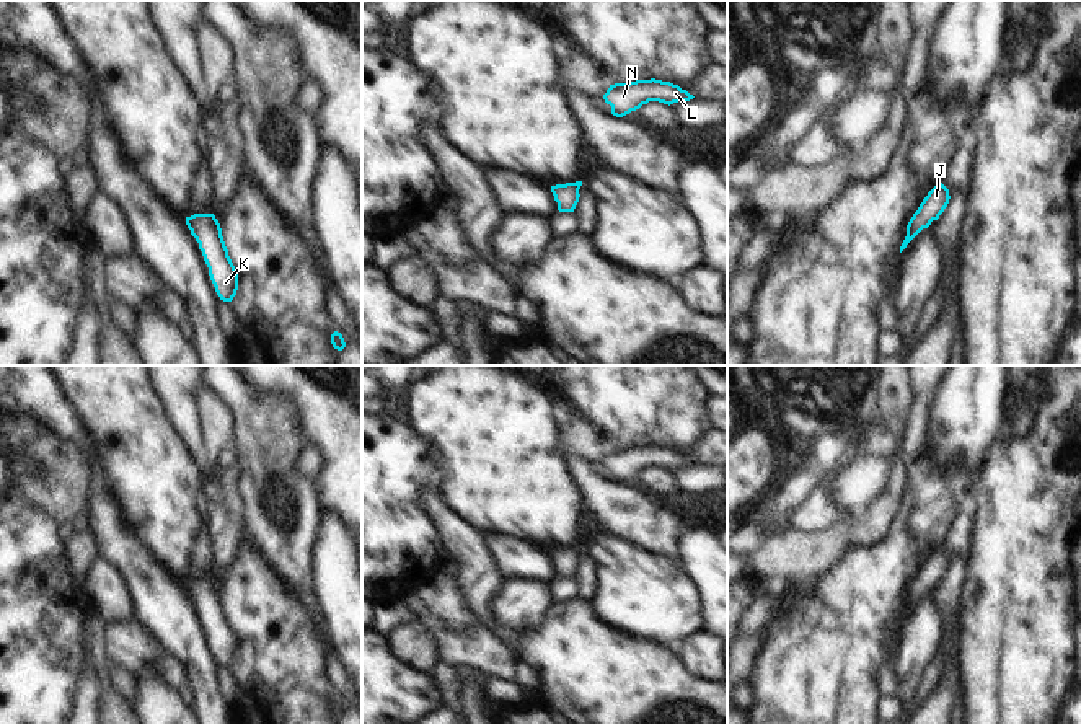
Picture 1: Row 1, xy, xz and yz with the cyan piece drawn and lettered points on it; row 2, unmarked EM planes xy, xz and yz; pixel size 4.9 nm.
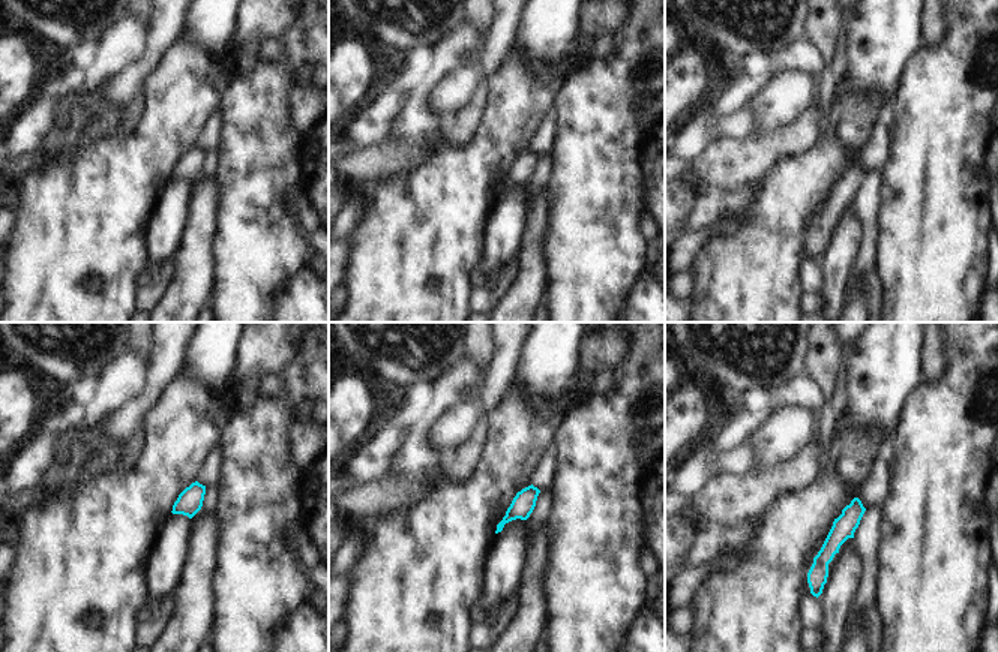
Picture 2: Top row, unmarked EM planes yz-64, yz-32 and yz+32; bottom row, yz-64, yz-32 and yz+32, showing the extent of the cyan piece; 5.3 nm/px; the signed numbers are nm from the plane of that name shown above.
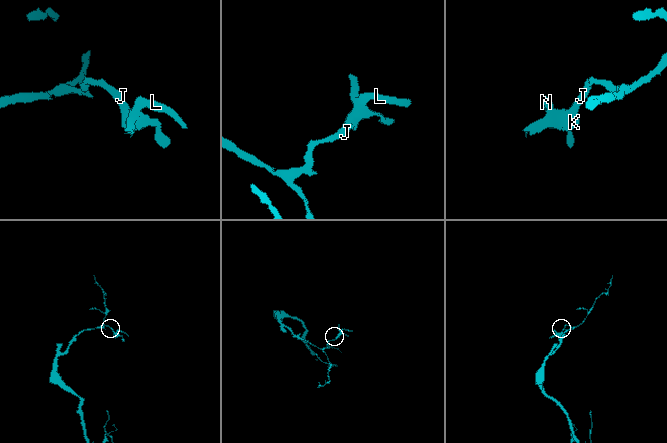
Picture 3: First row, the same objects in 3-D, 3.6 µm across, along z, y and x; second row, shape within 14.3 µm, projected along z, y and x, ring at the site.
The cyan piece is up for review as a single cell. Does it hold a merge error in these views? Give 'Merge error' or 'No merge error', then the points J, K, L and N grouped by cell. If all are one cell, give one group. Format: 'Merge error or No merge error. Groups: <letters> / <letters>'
No merge error. Groups: J K L N.

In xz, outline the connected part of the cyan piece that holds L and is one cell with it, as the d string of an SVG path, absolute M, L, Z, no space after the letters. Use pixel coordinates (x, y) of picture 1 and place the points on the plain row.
M655 444L615 448L610 450L603 460L605 468L611 471L611 479L616 483L623 483L649 466L659 466L670 471L693 463L693 460L682 455L678 450Z

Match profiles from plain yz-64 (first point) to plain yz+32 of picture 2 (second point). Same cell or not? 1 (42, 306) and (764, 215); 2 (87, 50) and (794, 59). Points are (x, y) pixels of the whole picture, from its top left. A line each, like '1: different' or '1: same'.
1: same
2: same

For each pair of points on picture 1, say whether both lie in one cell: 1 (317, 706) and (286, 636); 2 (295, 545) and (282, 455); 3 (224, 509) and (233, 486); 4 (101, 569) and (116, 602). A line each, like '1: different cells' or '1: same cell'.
1: same cell
2: same cell
3: same cell
4: same cell

